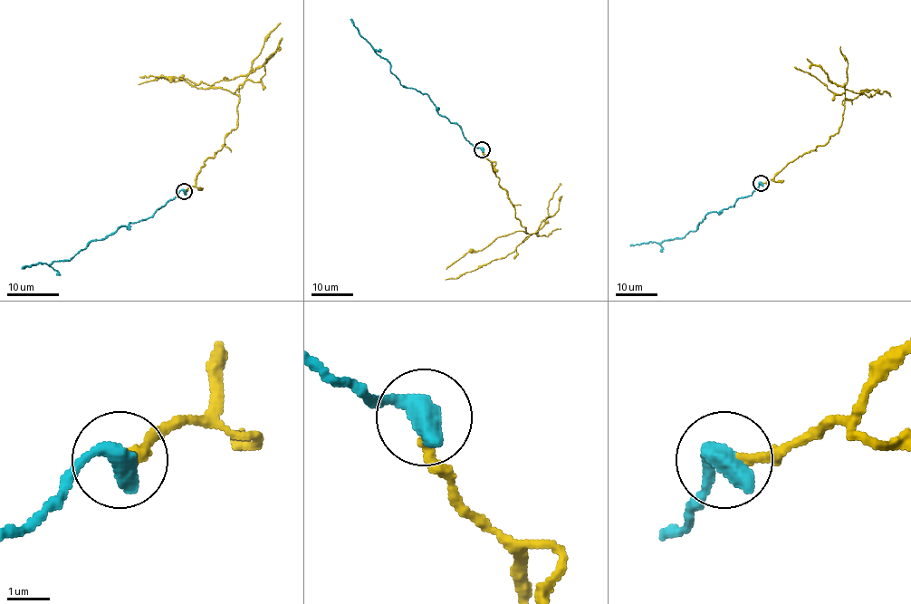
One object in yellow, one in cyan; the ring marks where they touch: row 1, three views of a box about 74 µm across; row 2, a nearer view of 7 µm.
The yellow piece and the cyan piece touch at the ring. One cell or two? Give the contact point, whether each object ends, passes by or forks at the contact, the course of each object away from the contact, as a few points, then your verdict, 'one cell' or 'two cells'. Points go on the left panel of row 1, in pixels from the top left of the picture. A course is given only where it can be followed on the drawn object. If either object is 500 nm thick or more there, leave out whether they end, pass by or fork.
(184, 191) | yellow via (184, 190), (193, 186), (205, 162), (236, 128), (238, 87), (245, 77), (214, 85), (155, 78), (139, 85) | cyan via (184, 190), (145, 219), (93, 240), (69, 260), (21, 268) | two cells

